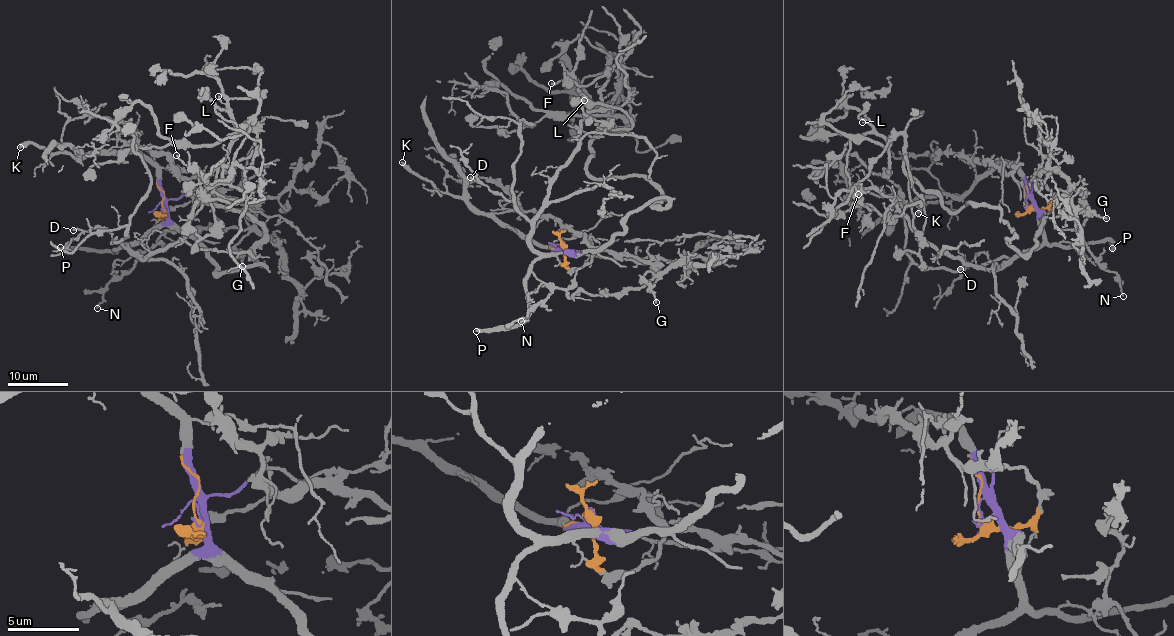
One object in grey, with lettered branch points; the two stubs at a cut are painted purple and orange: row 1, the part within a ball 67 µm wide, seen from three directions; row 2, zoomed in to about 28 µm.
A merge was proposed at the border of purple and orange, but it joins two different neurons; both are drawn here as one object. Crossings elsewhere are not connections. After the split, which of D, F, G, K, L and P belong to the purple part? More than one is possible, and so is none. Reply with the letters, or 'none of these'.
D, F, K, L, P

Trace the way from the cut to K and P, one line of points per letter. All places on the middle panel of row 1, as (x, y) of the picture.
K: (562, 244), (553, 250), (489, 216), (474, 214), (462, 199), (441, 193), (402, 161)
P: (562, 244), (566, 251), (553, 251), (532, 264), (526, 280), (528, 313), (516, 324), (475, 331)

